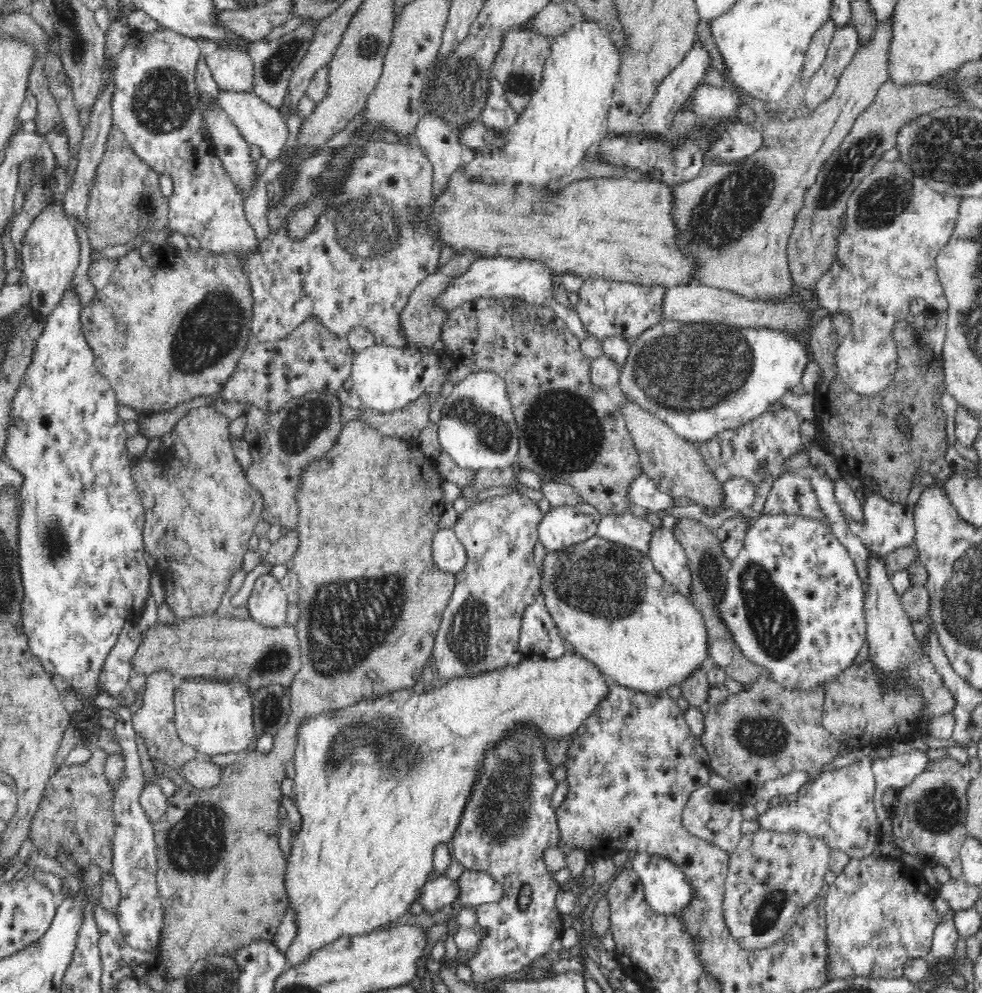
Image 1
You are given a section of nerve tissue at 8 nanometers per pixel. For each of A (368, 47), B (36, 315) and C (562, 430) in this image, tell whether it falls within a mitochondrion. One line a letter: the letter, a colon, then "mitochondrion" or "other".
A: mitochondrion
B: other
C: mitochondrion

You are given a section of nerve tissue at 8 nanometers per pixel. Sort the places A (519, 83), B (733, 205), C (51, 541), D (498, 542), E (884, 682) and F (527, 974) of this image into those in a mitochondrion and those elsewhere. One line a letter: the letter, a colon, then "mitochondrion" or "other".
A: mitochondrion
B: mitochondrion
C: mitochondrion
D: other
E: other
F: other

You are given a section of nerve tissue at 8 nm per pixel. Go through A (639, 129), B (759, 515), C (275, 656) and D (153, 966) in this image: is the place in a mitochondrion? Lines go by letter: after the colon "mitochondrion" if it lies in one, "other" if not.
A: other
B: other
C: mitochondrion
D: other

